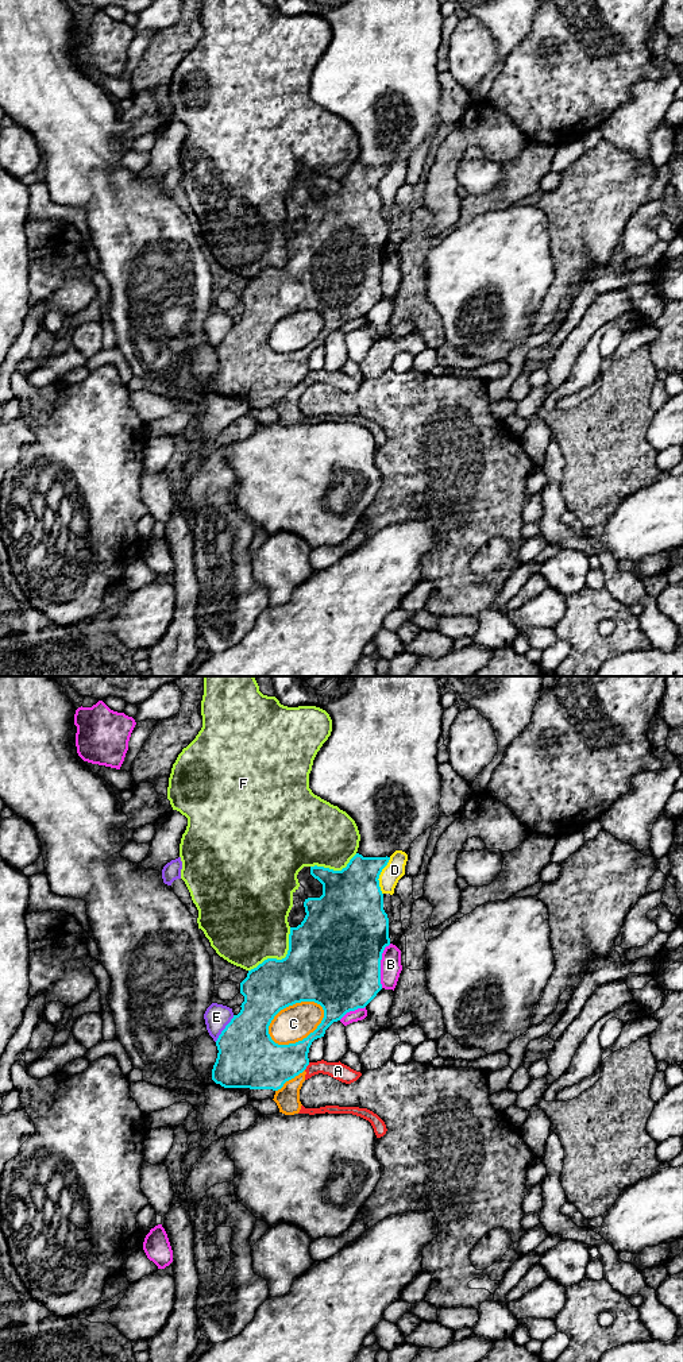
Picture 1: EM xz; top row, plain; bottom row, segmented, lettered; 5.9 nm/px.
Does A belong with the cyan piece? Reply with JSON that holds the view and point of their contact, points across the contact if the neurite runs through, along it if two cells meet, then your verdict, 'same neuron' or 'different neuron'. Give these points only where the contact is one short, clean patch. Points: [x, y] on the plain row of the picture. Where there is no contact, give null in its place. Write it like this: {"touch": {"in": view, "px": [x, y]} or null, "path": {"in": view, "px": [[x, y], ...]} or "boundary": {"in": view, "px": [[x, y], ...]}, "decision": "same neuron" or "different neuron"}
{"touch": {"in": "xz", "px": [307, 374]}, "boundary": {"in": "xz", "px": [[309, 371], [304, 378]]}, "decision": "different neuron"}

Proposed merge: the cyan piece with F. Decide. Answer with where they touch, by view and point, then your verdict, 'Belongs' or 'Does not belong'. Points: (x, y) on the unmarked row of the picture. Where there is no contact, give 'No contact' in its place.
Touches cyan at xz (282, 267). Does not belong

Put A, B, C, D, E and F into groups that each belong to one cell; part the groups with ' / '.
A C / B / D / E / F

